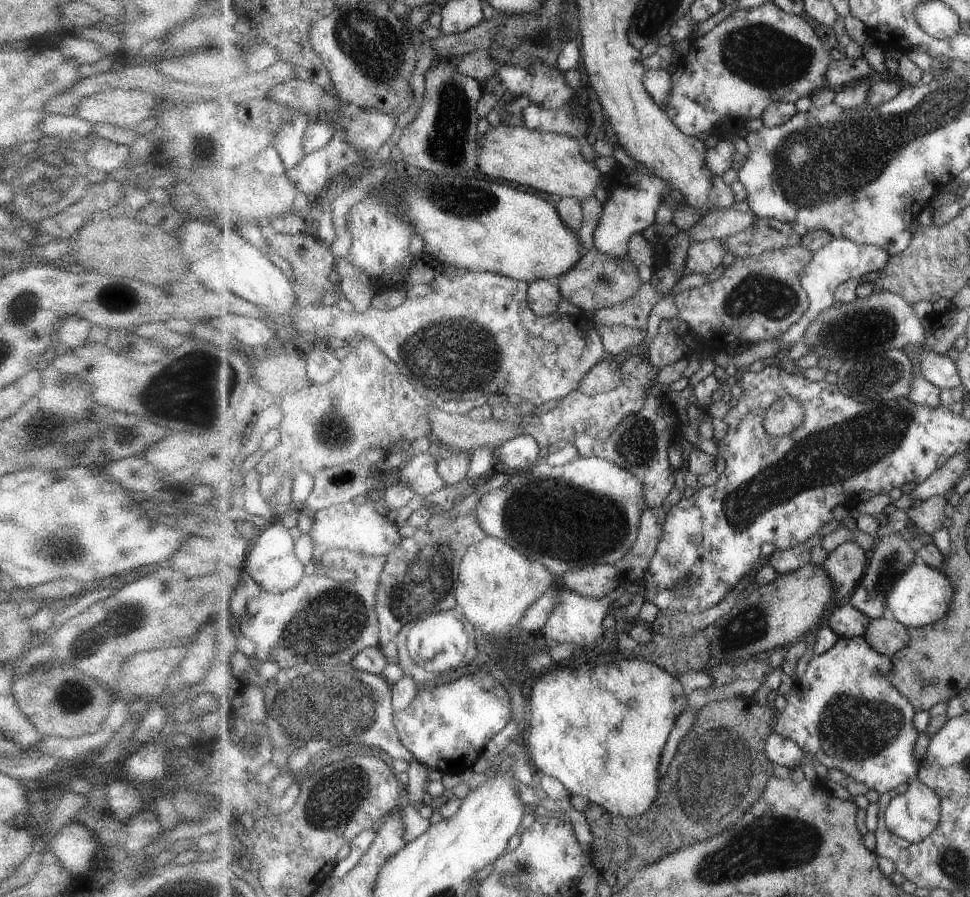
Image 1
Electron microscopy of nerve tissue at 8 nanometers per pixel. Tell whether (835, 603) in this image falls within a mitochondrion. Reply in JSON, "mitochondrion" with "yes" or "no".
{"mitochondrion":"no"}

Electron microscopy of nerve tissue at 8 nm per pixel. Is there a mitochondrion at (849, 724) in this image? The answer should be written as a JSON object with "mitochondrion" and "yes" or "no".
{"mitochondrion":"yes"}

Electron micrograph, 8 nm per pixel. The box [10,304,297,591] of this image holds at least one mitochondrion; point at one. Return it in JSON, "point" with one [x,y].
{"point":[193,391]}

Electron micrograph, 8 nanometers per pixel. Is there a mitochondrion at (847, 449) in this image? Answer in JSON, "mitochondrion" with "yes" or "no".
{"mitochondrion":"yes"}

